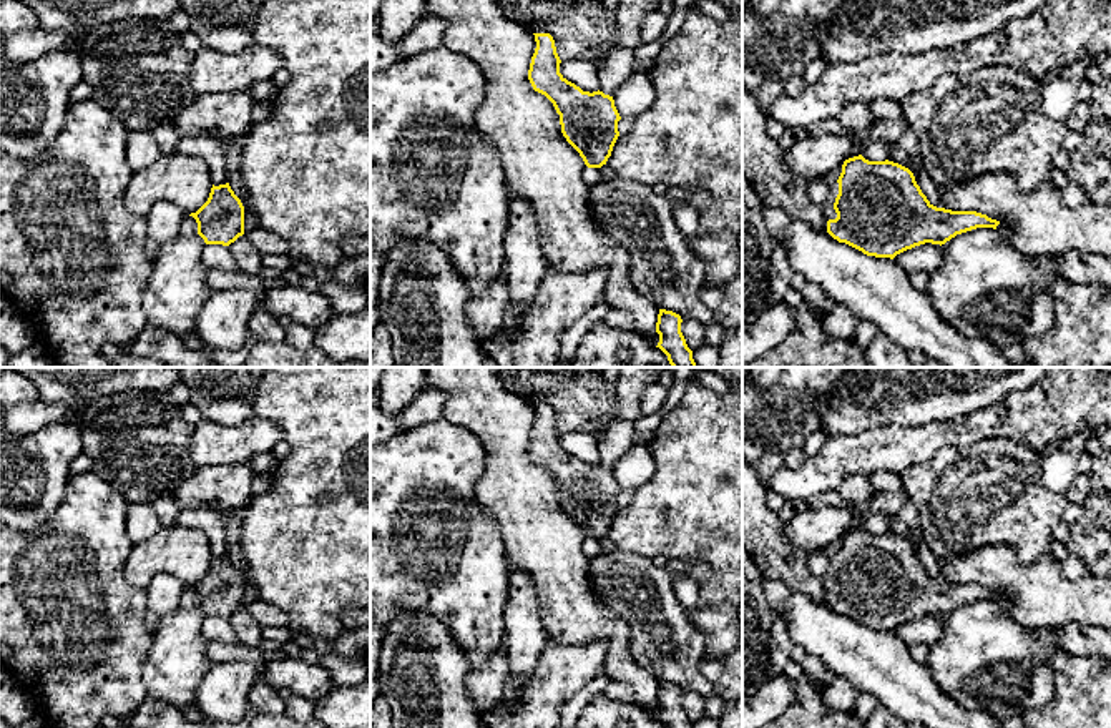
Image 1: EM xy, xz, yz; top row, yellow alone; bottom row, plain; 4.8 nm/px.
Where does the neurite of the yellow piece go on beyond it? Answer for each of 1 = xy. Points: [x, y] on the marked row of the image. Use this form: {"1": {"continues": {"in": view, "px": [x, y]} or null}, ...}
{"1": {"continues": null}}

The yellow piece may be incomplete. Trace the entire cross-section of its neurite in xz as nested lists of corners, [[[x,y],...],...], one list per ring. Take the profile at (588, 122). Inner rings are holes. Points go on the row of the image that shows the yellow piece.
[[[533,33],[536,48],[528,80],[560,115],[561,133],[588,168],[601,168],[619,136],[614,100],[603,91],[583,91],[560,73],[560,57],[550,33]]]

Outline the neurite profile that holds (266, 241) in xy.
[[[257,226],[249,233],[246,233],[246,238],[257,249],[261,256],[267,256],[267,254],[287,256],[289,254],[289,243],[282,236],[262,226]]]

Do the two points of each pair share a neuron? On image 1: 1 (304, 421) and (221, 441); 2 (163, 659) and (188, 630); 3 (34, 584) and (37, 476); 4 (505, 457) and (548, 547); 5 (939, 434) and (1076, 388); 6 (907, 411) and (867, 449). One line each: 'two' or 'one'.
1: two
2: one
3: two
4: one
5: one
6: two

